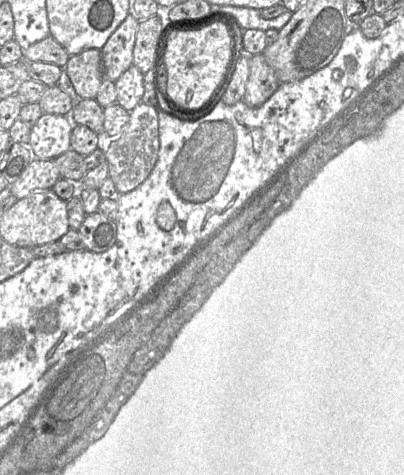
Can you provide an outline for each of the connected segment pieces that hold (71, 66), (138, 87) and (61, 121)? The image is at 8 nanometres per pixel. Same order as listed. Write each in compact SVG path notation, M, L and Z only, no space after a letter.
M98 49L70 55L64 71L80 99L95 99L103 80L102 59Z
M131 65L116 81L116 103L131 112L141 103L144 94L144 74Z
M45 114L32 125L27 147L36 159L55 159L71 148L73 122L69 116Z

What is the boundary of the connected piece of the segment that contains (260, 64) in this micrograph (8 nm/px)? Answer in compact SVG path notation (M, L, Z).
M263 54L249 57L249 78L243 102L250 107L265 103L278 89L280 83Z

